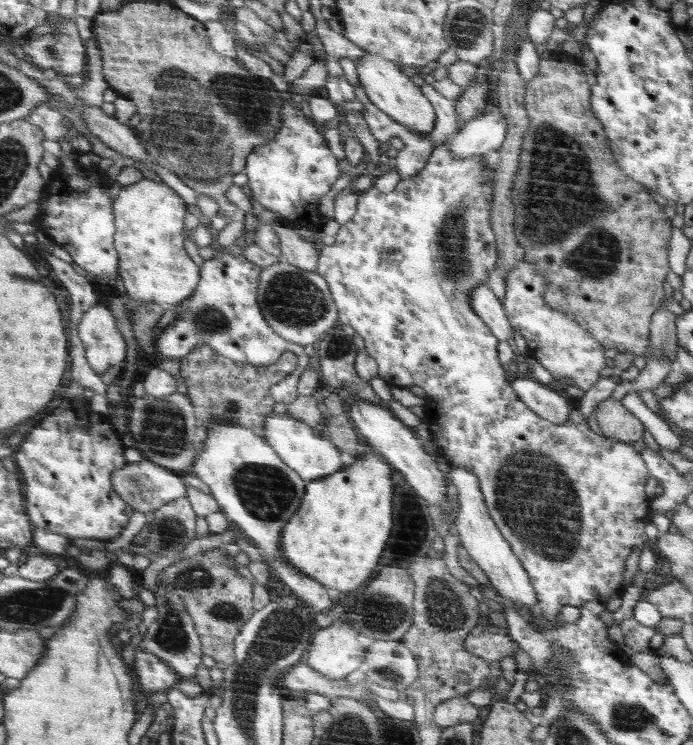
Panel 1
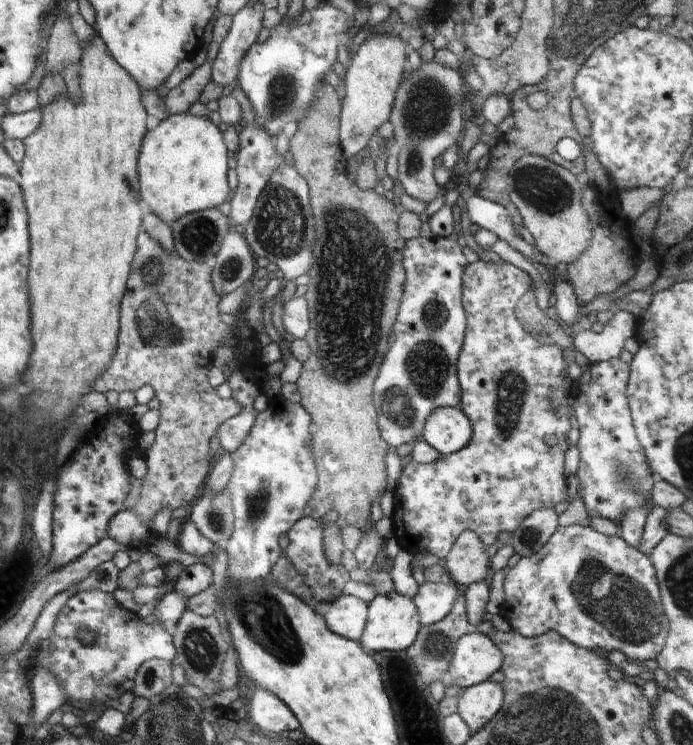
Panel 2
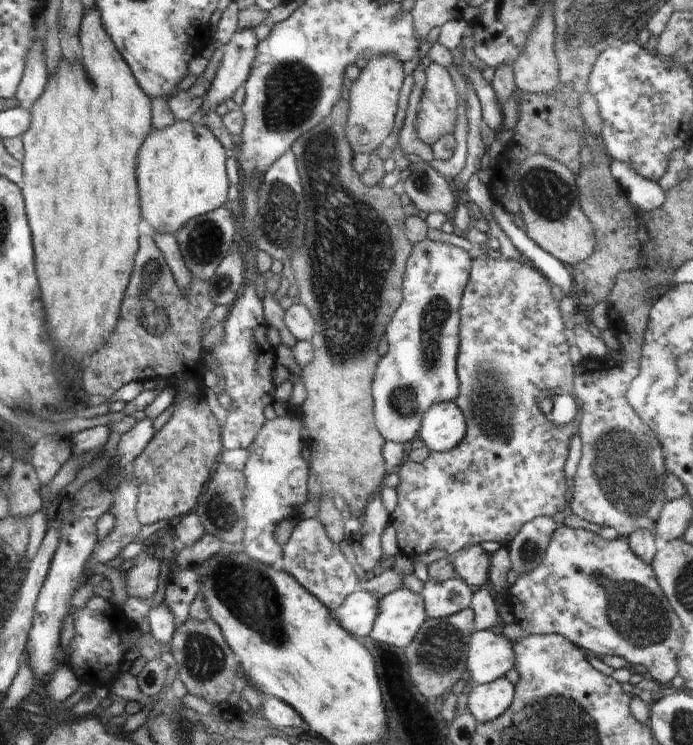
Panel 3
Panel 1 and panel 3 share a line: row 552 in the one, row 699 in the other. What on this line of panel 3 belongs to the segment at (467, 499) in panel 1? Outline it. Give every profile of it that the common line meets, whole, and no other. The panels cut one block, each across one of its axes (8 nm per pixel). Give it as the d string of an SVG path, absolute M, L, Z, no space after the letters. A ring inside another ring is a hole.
M506 678L494 682L472 684L466 712L472 714L478 724L498 718L515 698L515 684Z

